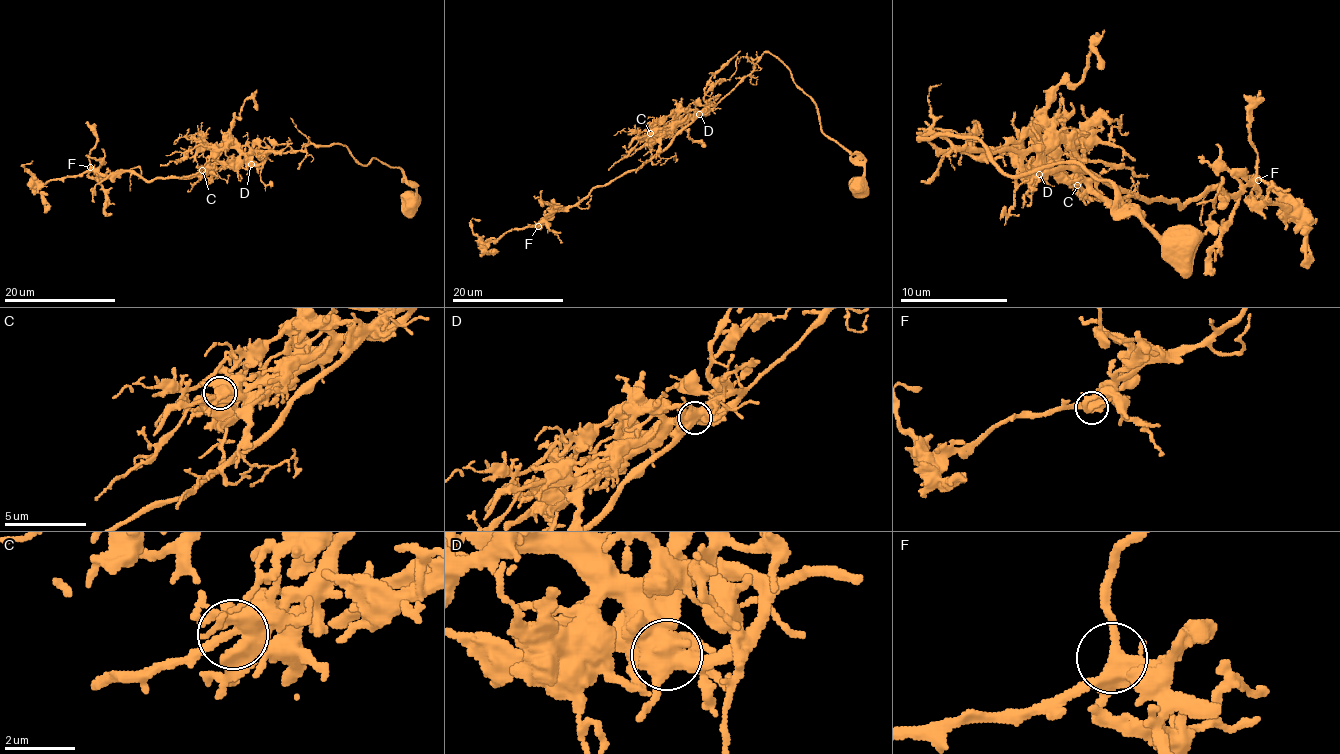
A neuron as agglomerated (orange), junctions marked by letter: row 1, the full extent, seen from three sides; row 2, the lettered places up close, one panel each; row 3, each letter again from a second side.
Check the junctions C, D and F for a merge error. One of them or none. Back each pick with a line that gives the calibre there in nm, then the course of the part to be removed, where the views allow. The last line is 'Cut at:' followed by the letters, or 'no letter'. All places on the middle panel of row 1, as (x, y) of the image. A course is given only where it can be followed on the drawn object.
Cut at: no letter

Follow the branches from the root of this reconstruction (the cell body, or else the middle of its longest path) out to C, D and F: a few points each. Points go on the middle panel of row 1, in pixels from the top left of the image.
C: (861, 189), (864, 168), (821, 129), (815, 103), (770, 53), (707, 111), (688, 114), (667, 133), (650, 133)
D: (861, 189), (864, 168), (821, 129), (815, 103), (770, 53), (764, 53), (747, 75), (699, 114)
F: (861, 189), (864, 168), (821, 129), (815, 103), (790, 71), (764, 53), (665, 147), (538, 226)

